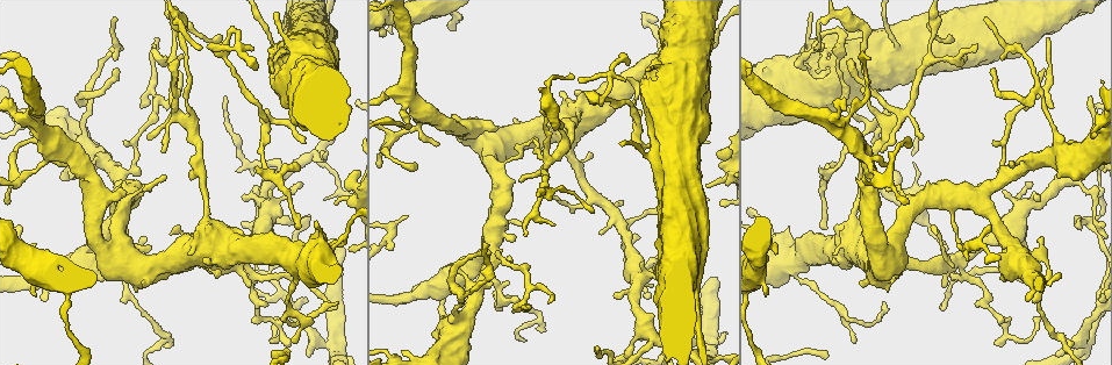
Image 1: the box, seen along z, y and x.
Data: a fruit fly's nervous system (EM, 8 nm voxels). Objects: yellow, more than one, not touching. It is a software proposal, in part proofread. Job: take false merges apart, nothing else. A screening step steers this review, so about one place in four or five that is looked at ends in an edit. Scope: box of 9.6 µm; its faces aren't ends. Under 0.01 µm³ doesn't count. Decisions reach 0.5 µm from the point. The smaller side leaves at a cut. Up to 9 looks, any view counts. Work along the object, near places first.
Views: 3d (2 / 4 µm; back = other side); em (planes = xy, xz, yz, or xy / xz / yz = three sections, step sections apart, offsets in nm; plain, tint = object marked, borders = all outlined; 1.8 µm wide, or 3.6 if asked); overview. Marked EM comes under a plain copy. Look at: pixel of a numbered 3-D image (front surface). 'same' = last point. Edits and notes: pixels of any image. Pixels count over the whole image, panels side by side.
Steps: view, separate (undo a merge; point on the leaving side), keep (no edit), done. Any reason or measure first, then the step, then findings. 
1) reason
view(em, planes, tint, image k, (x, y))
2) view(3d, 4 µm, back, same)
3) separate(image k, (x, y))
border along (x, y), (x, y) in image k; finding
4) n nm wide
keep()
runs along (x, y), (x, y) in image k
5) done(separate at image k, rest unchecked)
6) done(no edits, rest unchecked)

a fork
view(em, planes, tint, image 1, (479, 263))

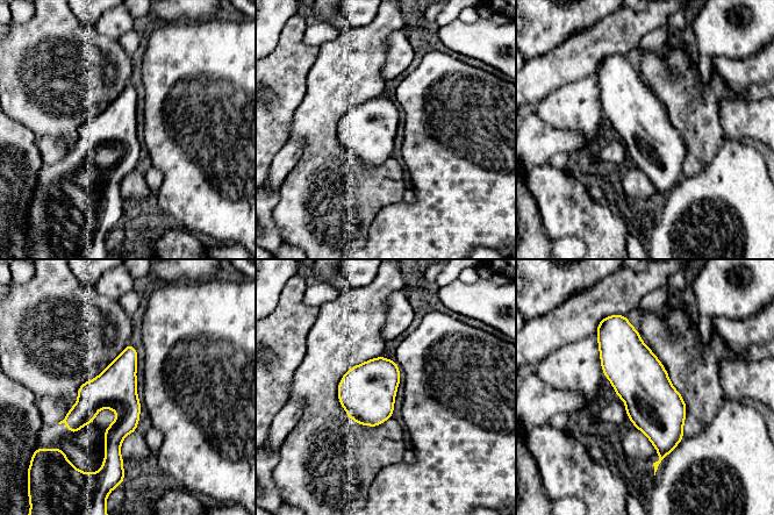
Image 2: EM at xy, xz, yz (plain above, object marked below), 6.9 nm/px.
keep()
continuous, no second cell

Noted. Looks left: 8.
view(em, xy, step 8, tint, image 1, (133, 167))

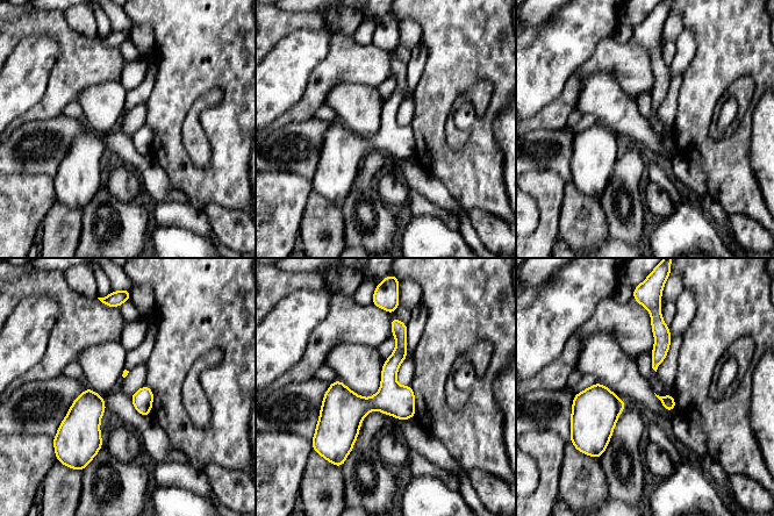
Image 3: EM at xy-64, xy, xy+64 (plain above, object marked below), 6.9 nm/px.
keep()
runs along (403, 327), (388, 388), (327, 424) in image 3; continuous, no second cell

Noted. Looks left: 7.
calibre changes
view(em, xz, step 8, tint, image 1, (867, 33))

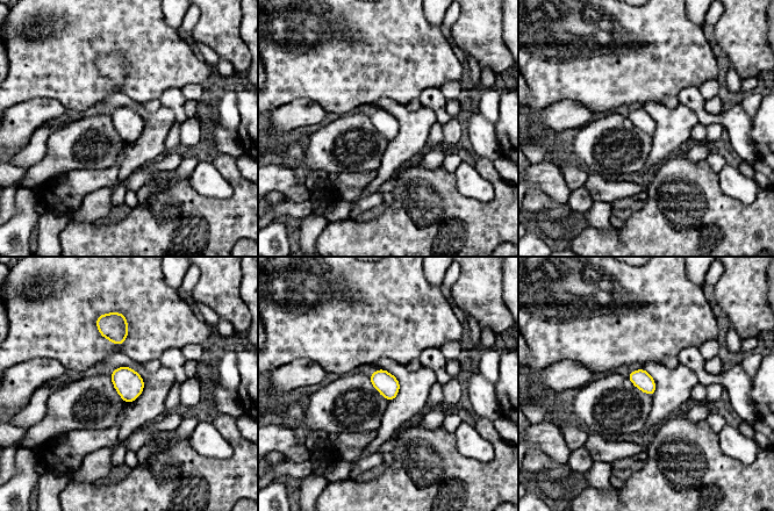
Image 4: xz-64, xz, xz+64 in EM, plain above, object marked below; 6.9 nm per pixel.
cut it another way
view(em, planes, tint, same)

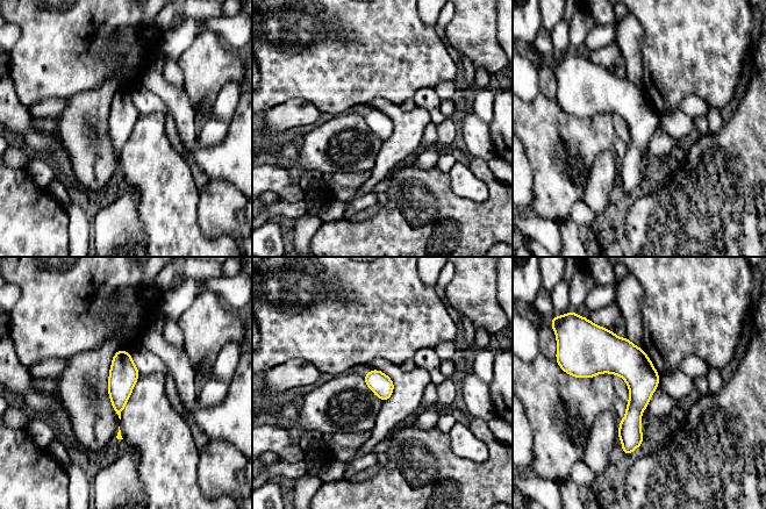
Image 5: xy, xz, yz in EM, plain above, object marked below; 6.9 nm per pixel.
keep()
continuous, no second cell

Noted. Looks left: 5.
arms part here
view(em, xy, step 16, tint, image 1, (825, 177))

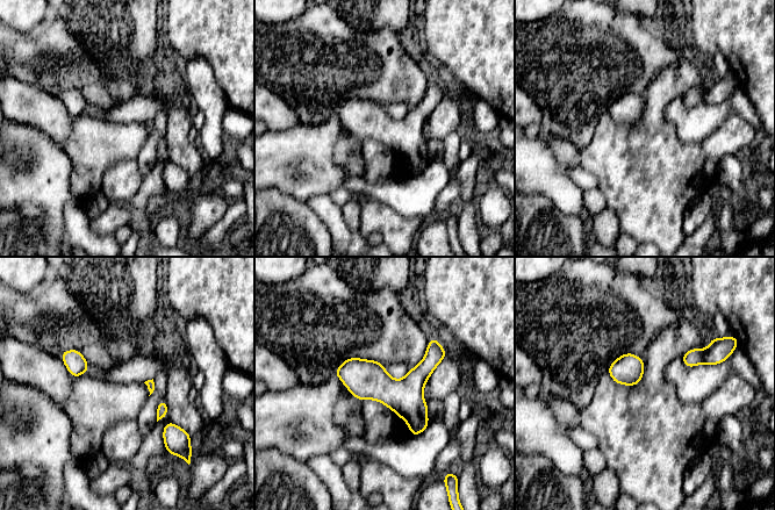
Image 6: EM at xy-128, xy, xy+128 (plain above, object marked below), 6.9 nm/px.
view(em, planes, borders, same)

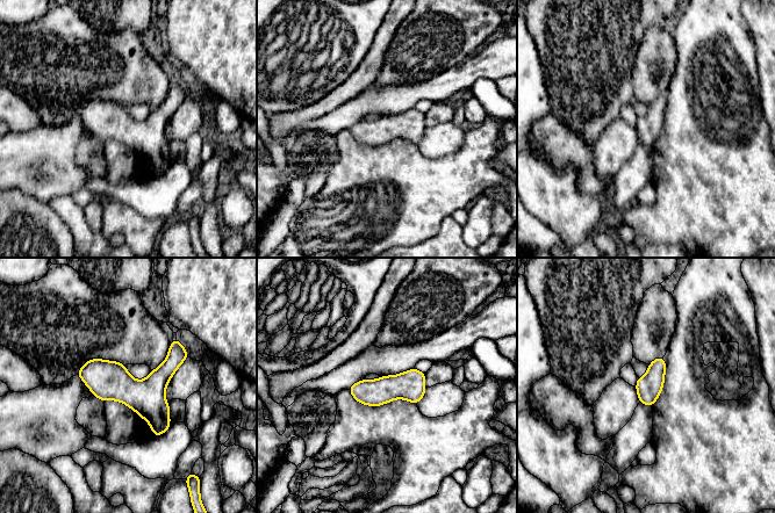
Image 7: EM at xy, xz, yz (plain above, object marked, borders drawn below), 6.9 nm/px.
keep()
all the same cell

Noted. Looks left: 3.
done(no edits, rest unchecked)

